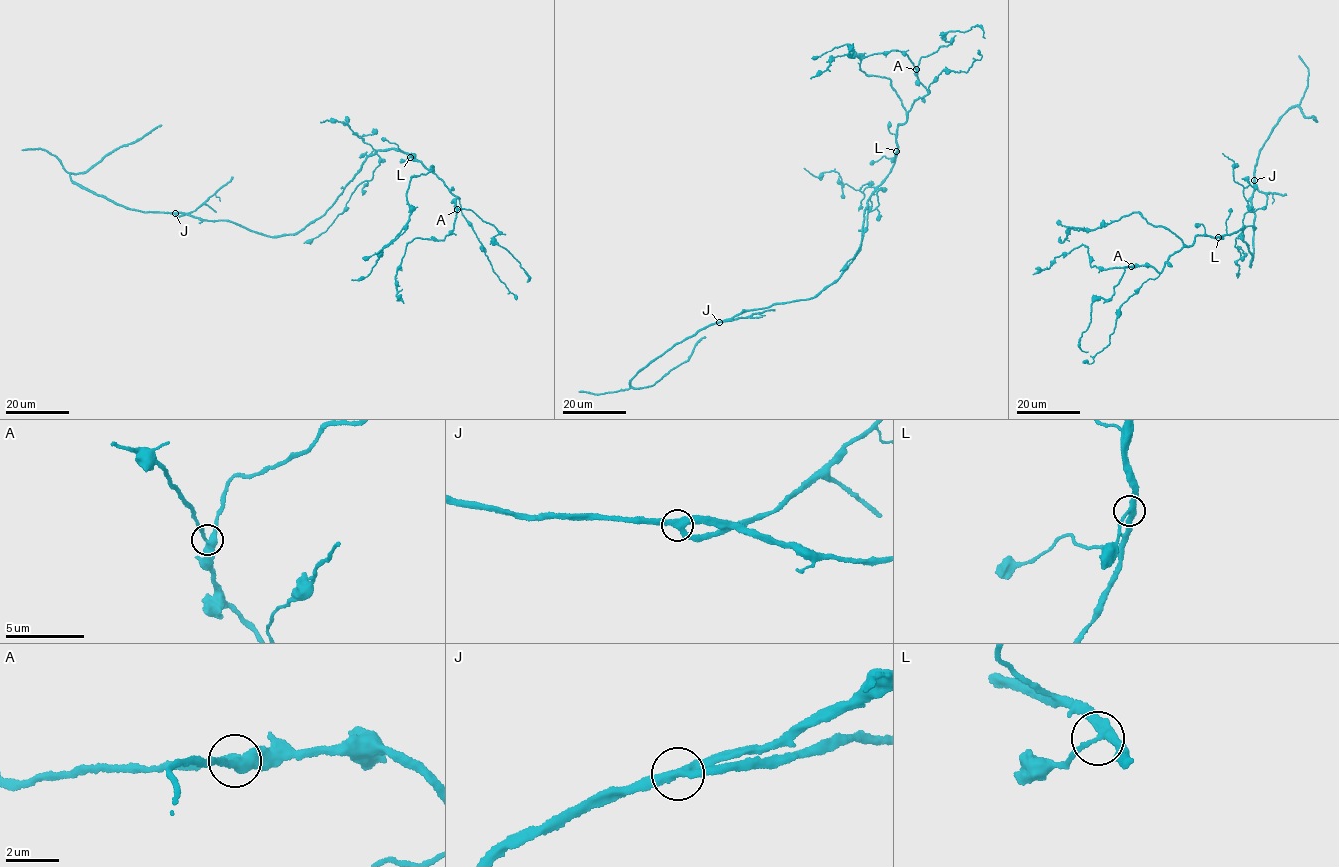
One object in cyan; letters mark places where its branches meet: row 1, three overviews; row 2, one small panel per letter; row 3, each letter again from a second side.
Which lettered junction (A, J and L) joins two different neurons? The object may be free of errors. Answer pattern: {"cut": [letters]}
{"cut": []}

